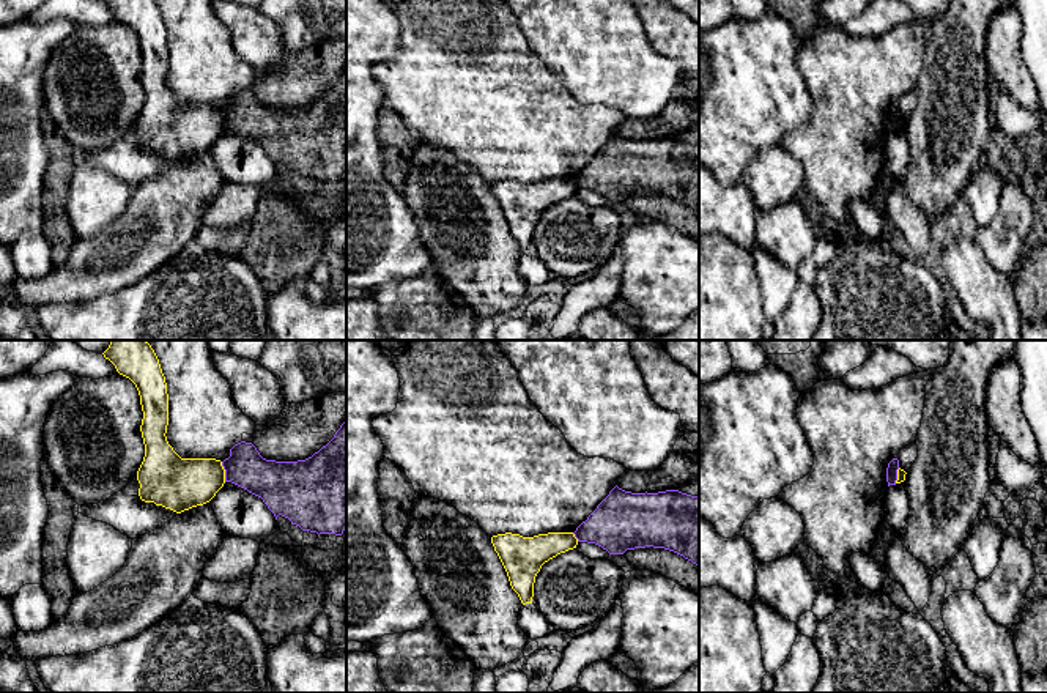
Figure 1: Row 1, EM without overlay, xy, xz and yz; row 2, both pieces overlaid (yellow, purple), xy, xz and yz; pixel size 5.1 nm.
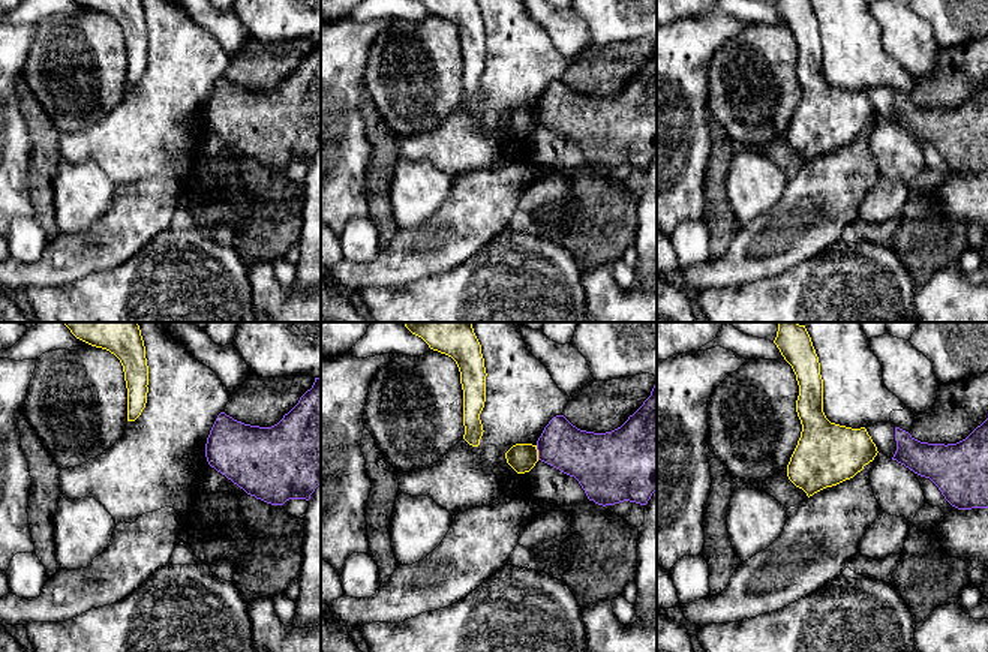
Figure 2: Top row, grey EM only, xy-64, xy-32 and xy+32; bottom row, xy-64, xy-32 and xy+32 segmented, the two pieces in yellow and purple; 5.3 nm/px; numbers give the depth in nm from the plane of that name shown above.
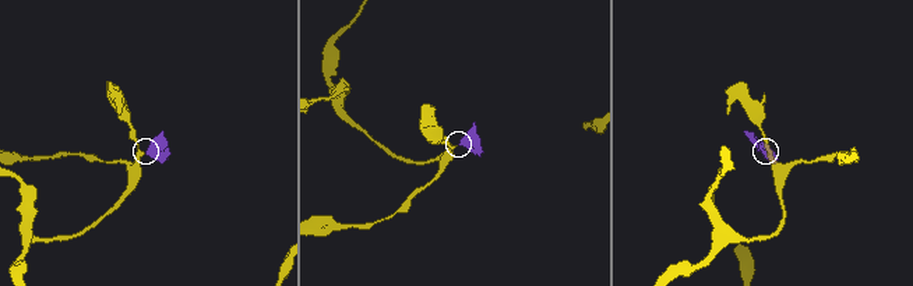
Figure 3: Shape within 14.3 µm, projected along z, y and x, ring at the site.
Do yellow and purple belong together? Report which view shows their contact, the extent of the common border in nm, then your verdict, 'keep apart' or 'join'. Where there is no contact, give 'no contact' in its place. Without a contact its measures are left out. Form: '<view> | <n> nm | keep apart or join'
xy | 110 nm | keep apart

